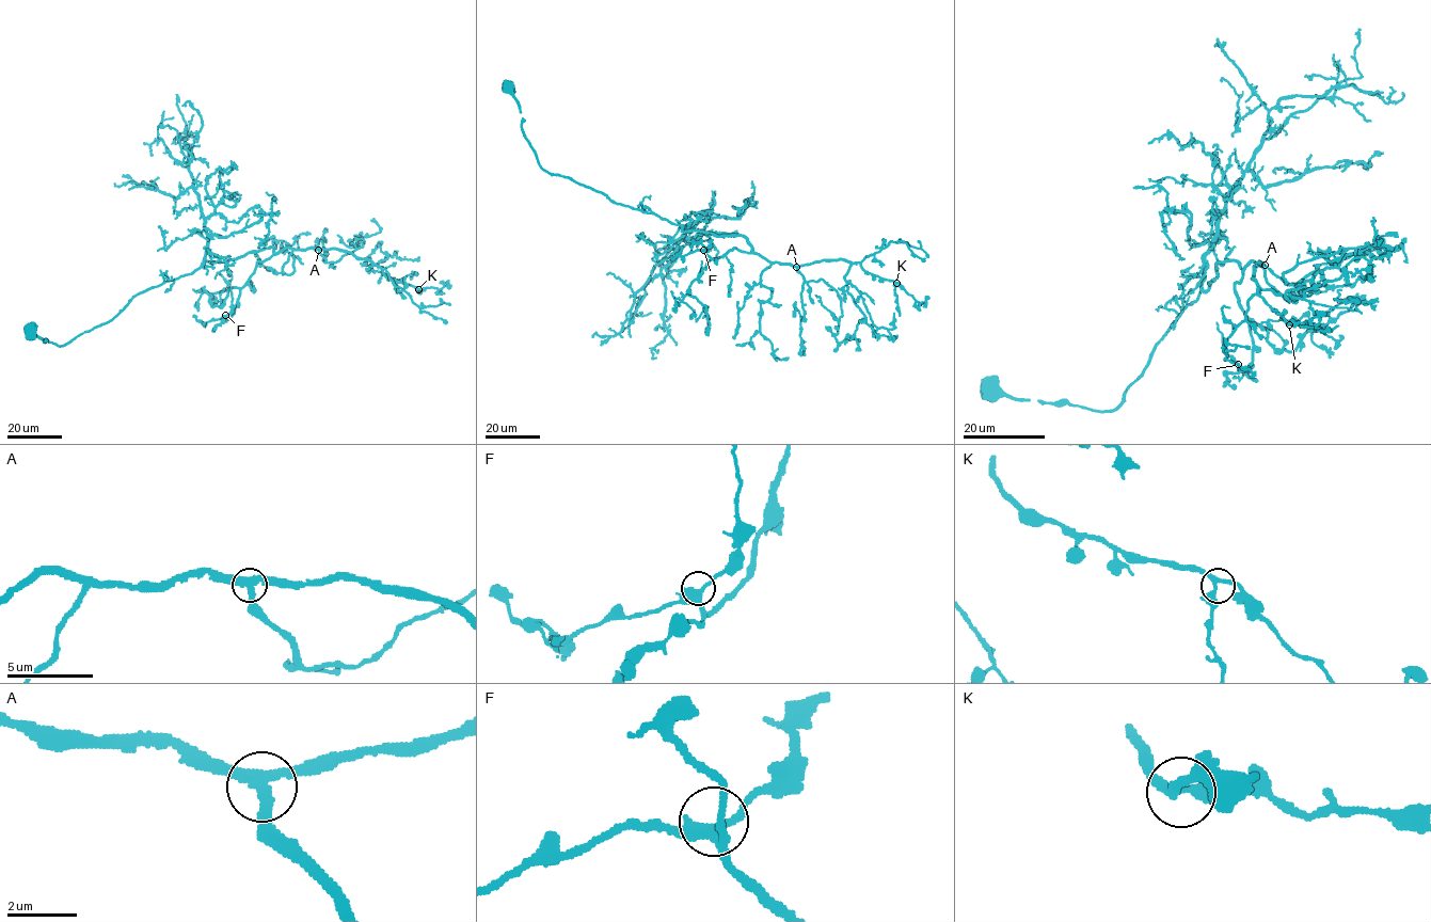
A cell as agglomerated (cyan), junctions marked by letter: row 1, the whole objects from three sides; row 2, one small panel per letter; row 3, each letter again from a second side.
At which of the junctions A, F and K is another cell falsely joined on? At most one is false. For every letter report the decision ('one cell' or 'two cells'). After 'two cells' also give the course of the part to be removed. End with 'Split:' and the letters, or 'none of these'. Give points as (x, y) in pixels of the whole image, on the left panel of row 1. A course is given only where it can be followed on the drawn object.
A: one cell
F: one cell
K: one cell
Split: none of these

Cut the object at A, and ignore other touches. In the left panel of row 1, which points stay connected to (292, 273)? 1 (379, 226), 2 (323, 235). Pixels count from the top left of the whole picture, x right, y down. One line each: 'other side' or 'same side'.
1: other side
2: other side

